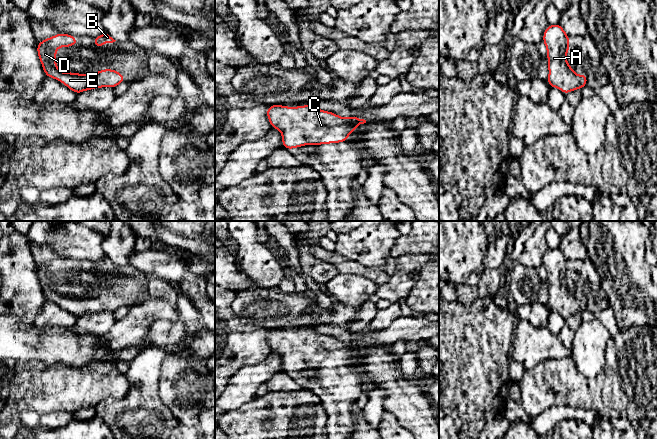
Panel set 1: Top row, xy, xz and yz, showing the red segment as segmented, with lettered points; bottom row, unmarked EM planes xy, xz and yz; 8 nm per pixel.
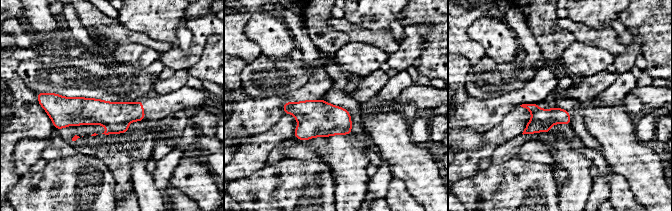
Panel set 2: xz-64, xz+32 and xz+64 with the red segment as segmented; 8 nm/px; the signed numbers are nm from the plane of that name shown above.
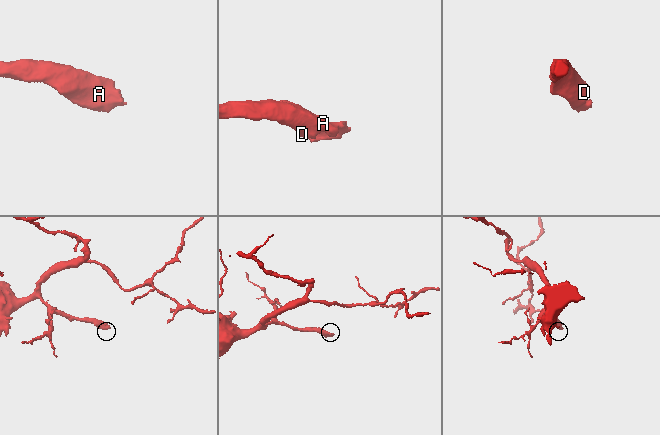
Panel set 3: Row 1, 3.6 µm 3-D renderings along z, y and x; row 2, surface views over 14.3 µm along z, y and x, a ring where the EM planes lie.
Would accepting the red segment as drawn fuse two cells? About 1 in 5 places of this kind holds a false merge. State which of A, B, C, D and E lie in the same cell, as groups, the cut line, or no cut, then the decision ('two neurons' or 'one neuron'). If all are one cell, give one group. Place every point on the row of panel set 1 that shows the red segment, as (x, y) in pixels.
groups A B C D E; cut none; one neuron

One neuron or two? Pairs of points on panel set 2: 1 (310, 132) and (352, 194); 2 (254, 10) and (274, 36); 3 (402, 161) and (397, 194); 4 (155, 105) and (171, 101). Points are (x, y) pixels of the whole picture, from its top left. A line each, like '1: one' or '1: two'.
1: one
2: one
3: two
4: one

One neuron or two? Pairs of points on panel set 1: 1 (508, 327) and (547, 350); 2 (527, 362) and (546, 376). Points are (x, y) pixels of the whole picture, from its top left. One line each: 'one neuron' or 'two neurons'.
1: two neurons
2: two neurons

